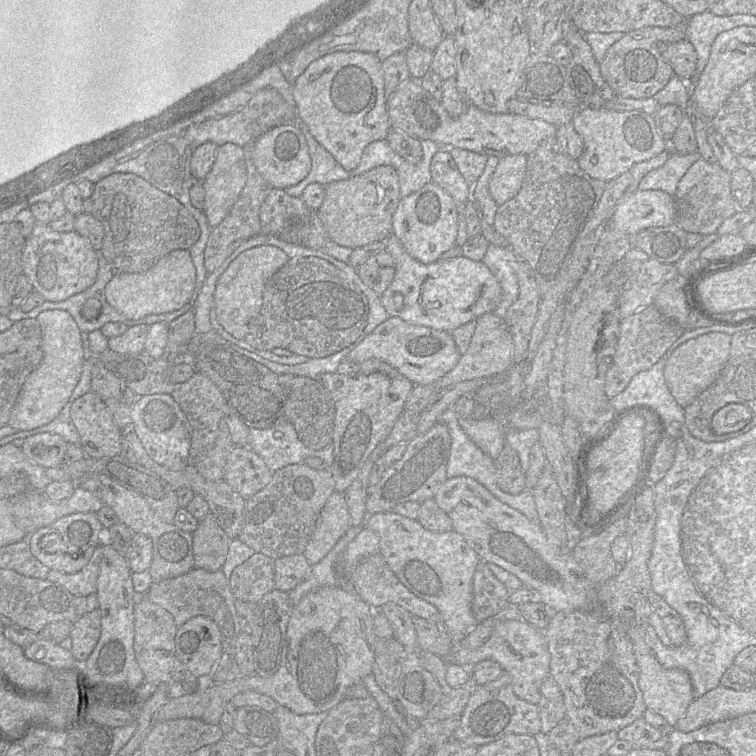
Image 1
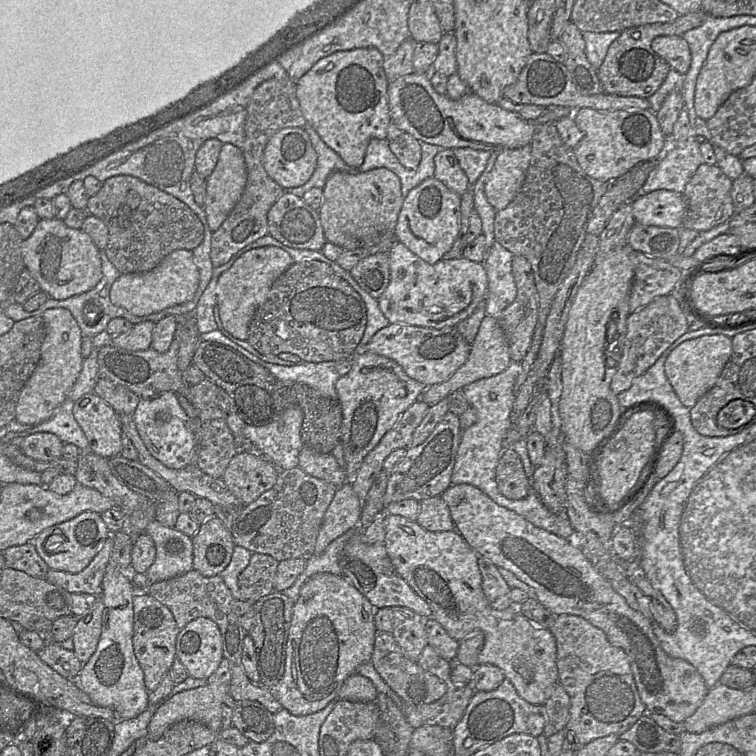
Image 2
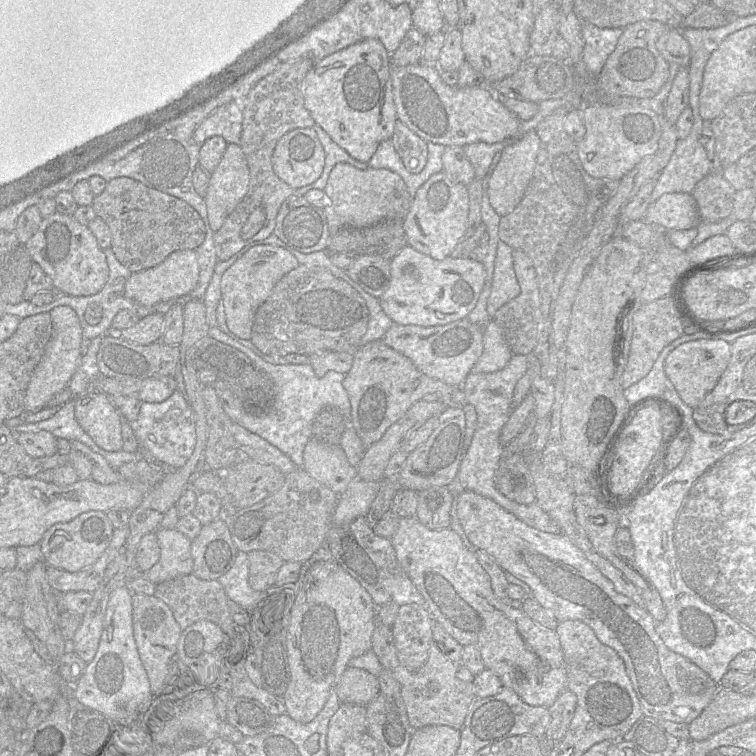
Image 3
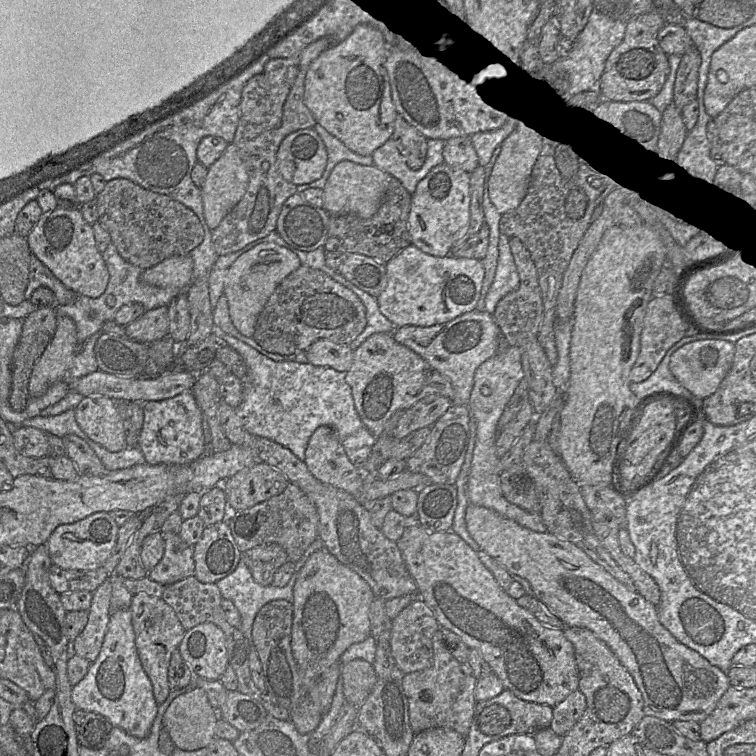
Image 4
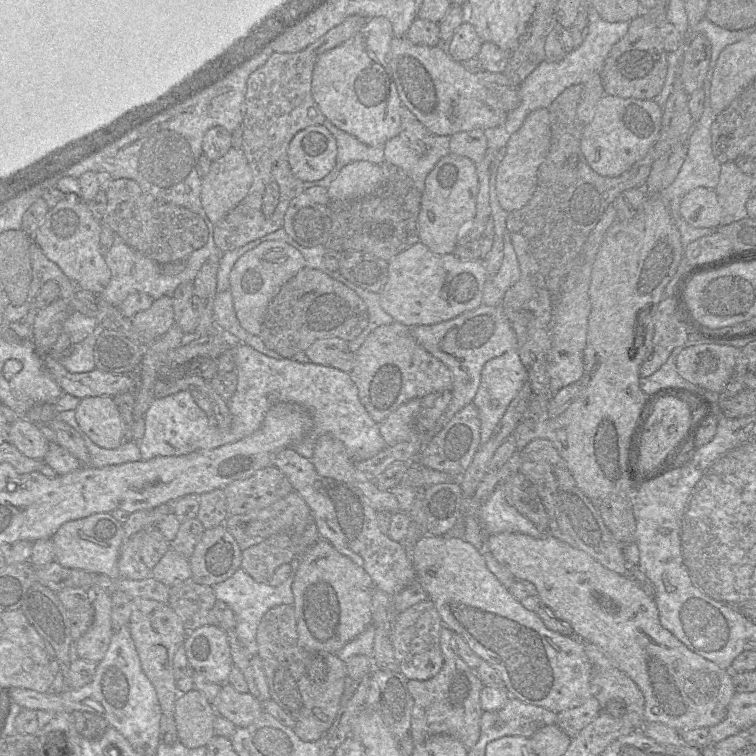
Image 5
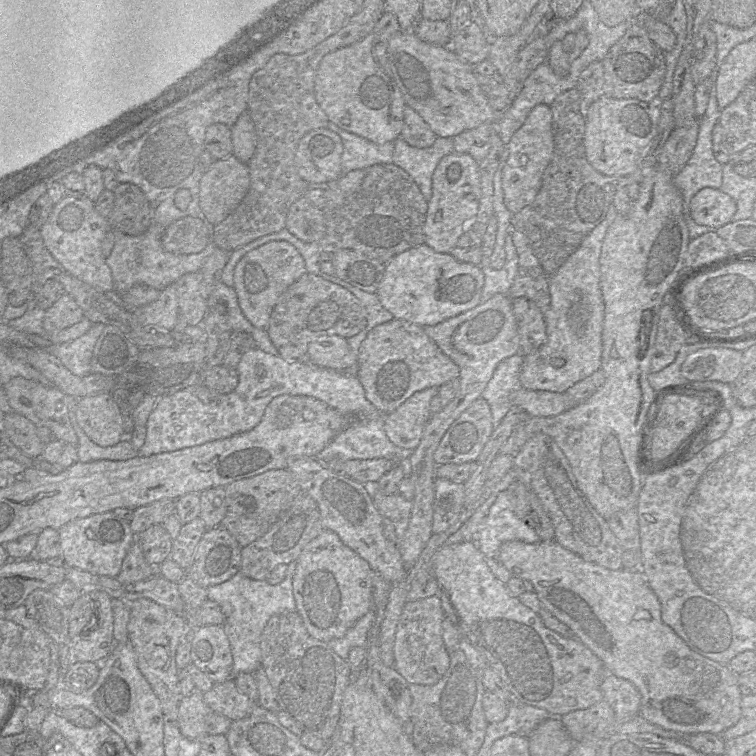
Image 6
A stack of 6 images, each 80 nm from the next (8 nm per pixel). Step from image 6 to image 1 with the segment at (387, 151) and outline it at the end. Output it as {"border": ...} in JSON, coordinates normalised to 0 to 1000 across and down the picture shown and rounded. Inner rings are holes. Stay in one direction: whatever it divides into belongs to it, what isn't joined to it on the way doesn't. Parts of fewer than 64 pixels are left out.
{"border":[[[394,160],[394,169],[406,188],[411,225],[398,241],[376,250],[378,257],[398,262],[402,250],[411,242],[421,242],[430,247],[439,241],[458,238],[463,234],[463,229],[454,224],[440,206],[418,187],[402,163]]]}

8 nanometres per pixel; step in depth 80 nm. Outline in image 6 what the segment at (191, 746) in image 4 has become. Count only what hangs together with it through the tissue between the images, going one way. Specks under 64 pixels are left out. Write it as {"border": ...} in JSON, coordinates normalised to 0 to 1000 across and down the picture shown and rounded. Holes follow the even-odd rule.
{"border":[[[258,913],[251,919],[243,921],[238,927],[237,937],[235,937],[235,962],[238,963],[241,972],[251,979],[266,979],[271,972],[280,972],[280,971],[274,971],[271,963],[272,948],[279,942],[282,940],[271,930],[267,915]]]}

